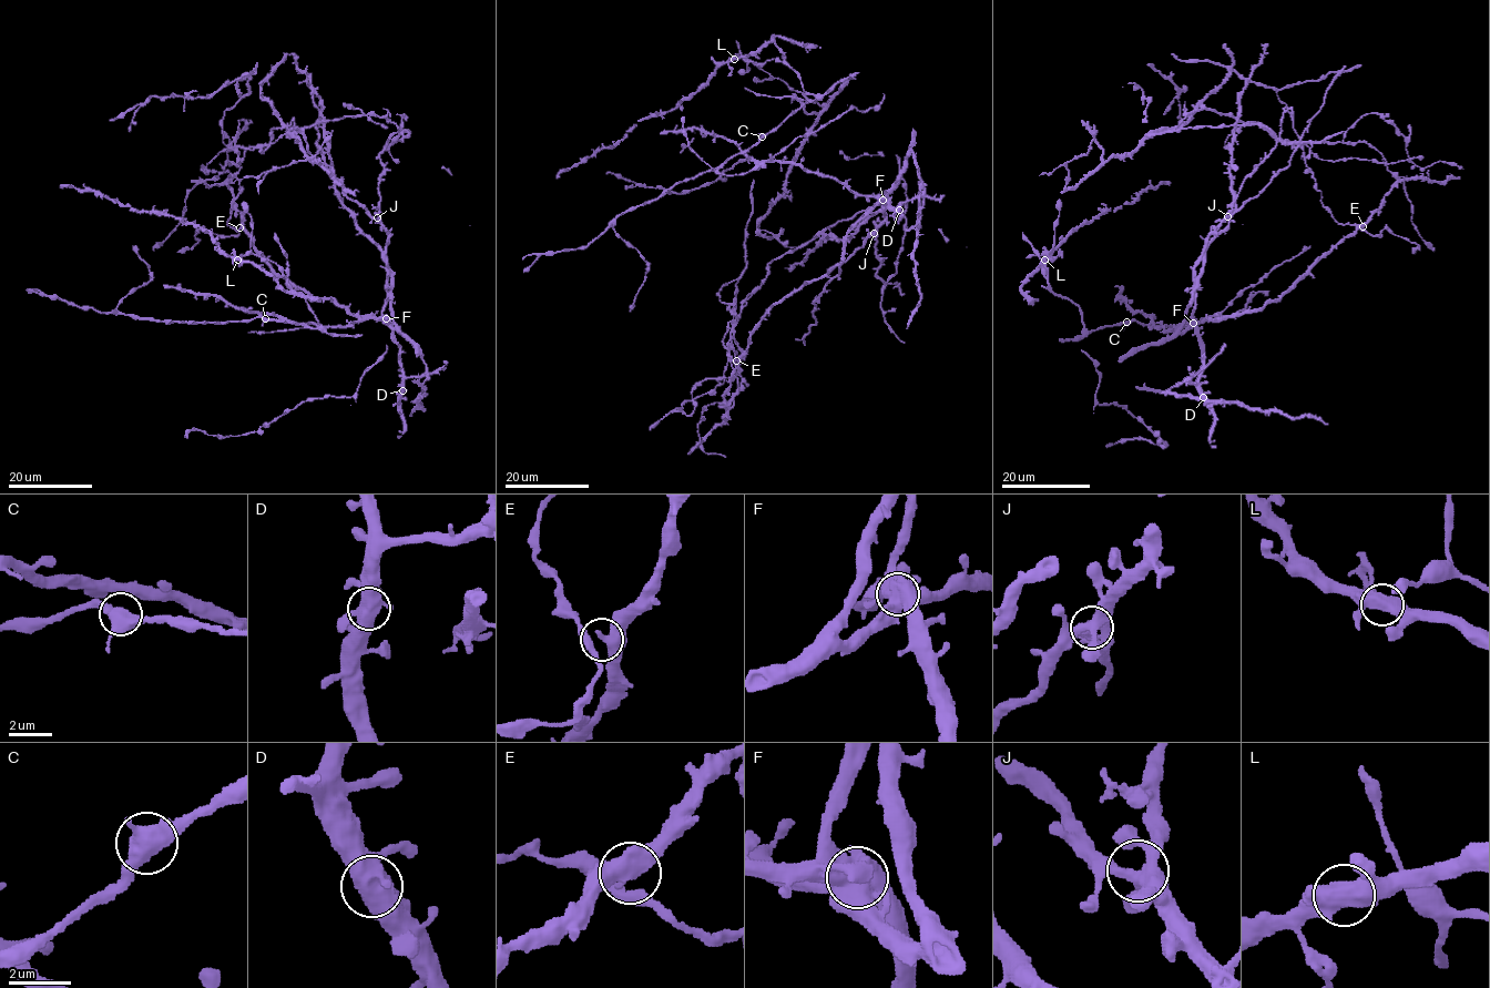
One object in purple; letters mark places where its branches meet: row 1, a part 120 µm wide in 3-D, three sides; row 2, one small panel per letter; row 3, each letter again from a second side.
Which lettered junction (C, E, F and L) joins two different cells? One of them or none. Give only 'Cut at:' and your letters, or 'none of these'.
Cut at: F

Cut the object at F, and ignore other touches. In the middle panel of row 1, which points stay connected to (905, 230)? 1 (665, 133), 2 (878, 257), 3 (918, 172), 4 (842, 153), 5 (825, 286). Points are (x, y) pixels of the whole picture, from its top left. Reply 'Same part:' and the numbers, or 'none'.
Same part: 3, 4

